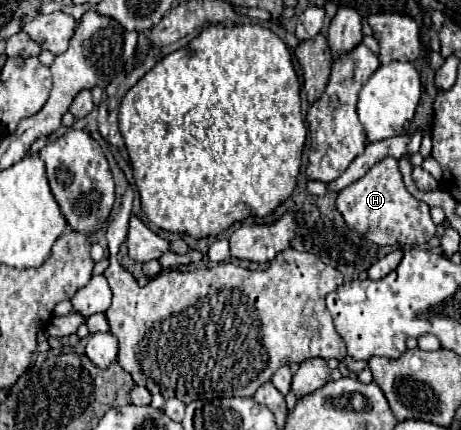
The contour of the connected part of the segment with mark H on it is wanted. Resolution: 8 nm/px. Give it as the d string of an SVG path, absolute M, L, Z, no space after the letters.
M383 158L363 178L355 180L347 188L339 190L335 200L337 210L345 218L345 224L379 246L389 244L425 244L435 236L435 224L425 202L415 200L403 184L399 164L395 158Z

